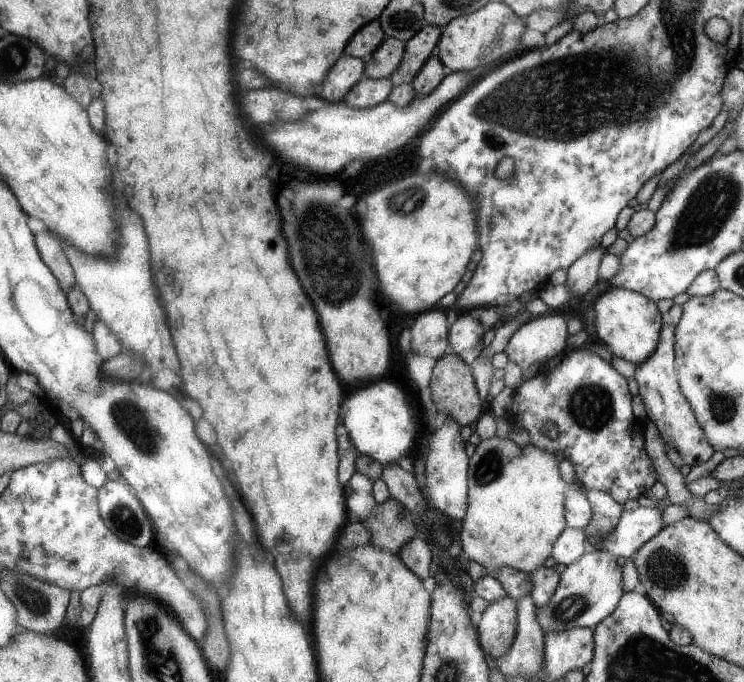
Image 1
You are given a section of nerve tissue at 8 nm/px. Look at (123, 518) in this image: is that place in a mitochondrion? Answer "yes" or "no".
yes

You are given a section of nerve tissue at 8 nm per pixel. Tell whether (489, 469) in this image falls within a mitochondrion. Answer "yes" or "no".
yes

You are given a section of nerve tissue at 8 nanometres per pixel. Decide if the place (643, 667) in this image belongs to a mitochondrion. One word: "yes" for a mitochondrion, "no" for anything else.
yes

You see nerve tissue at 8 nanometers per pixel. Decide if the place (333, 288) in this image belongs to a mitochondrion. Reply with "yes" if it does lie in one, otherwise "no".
yes

